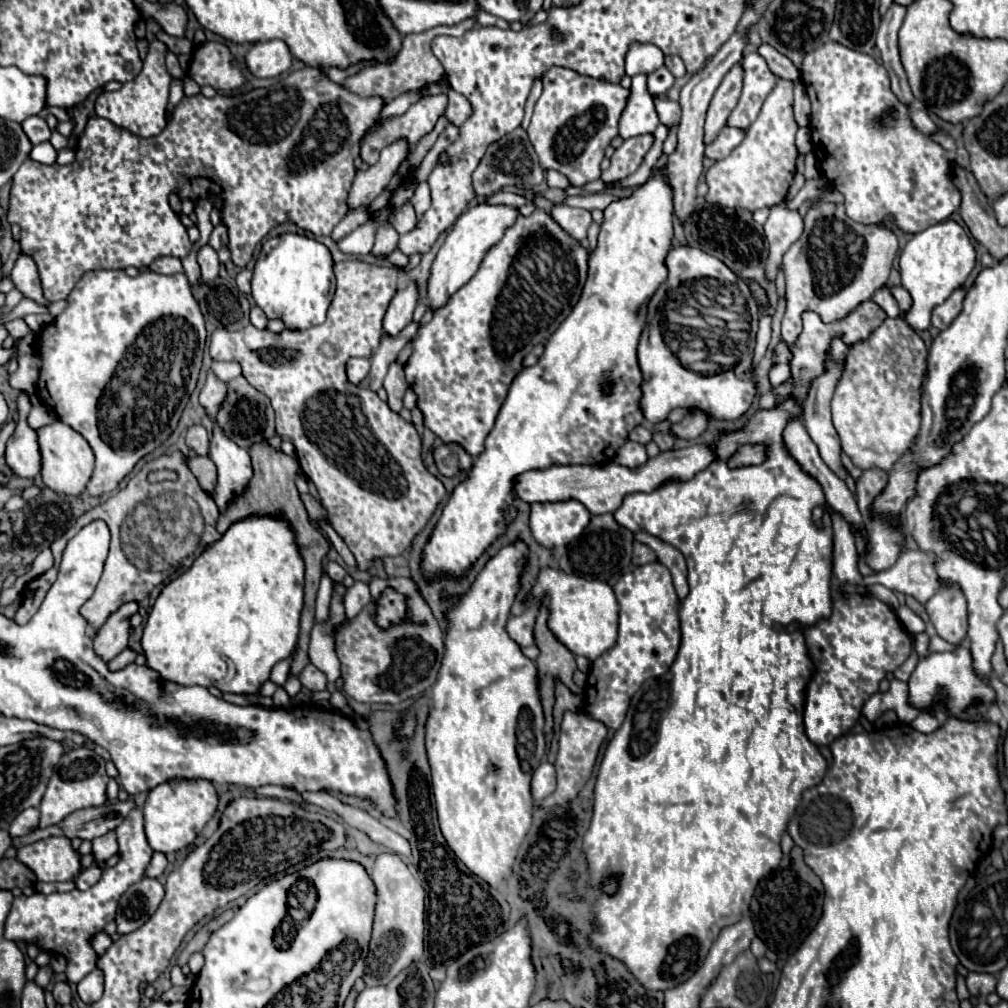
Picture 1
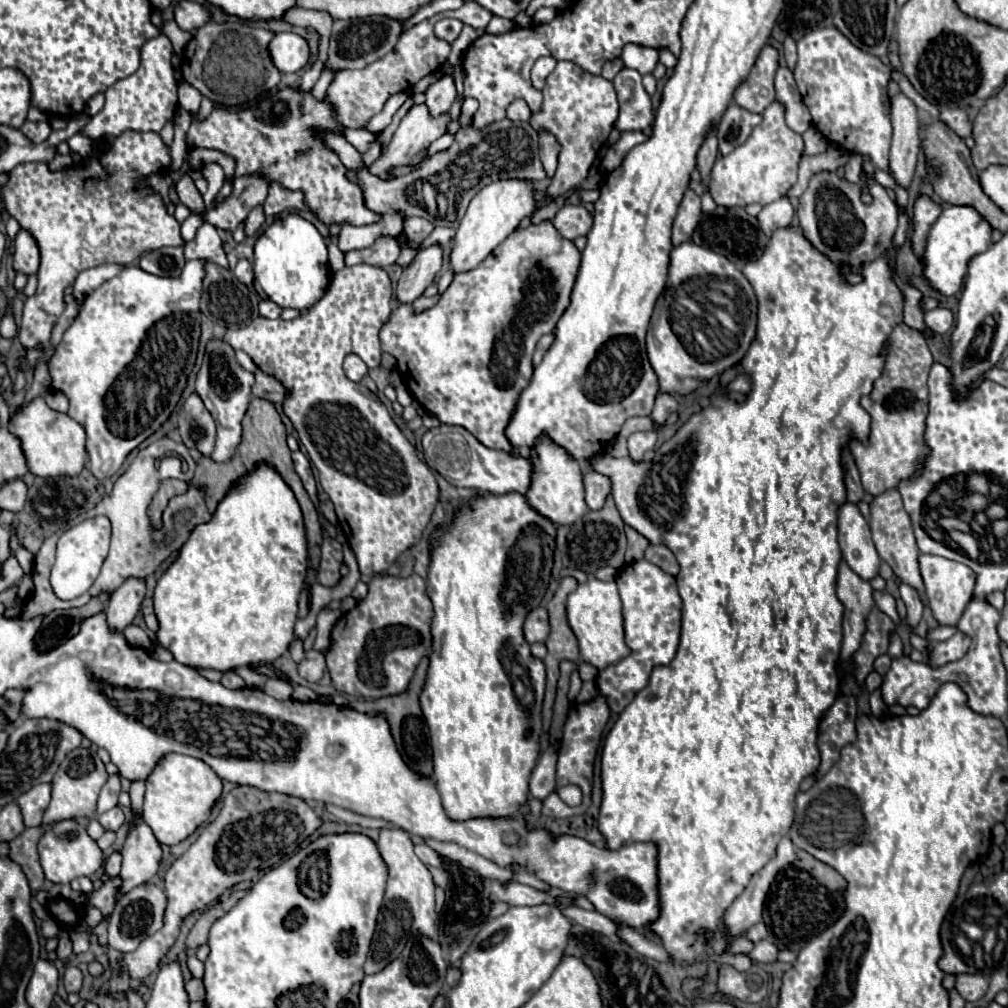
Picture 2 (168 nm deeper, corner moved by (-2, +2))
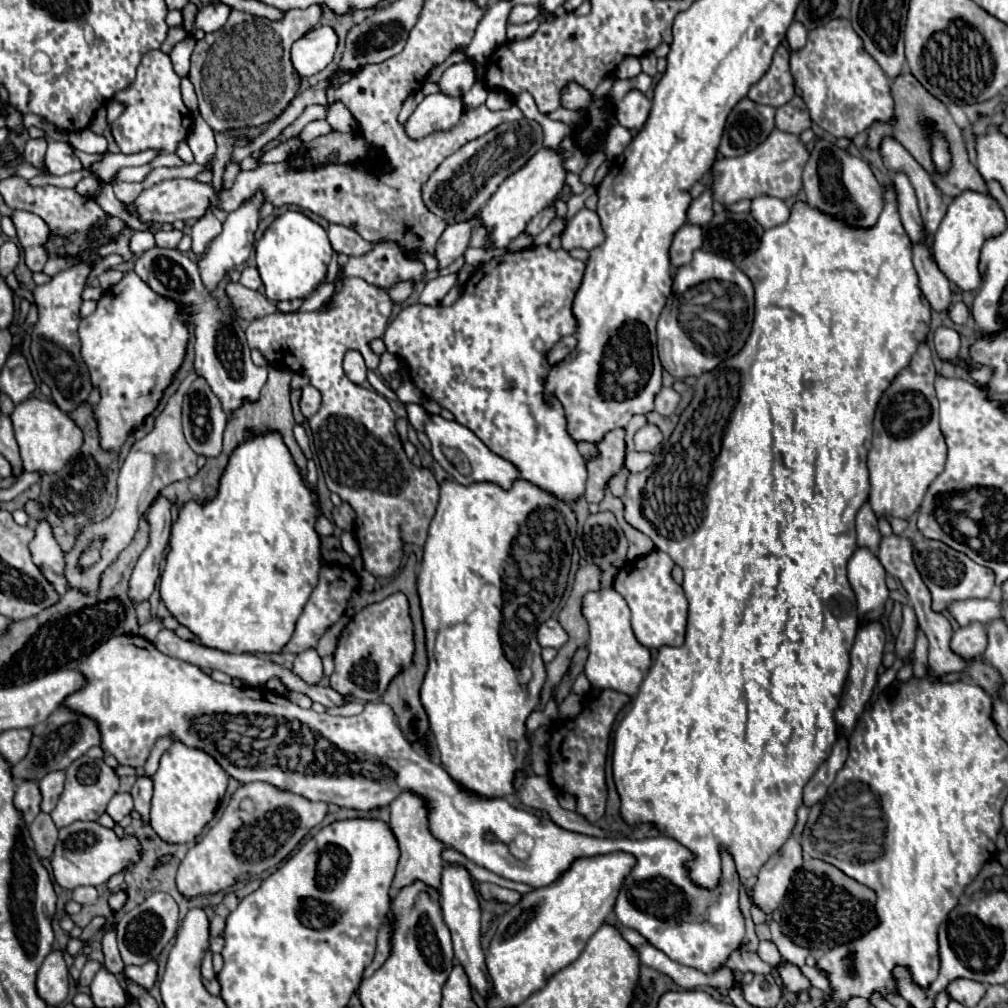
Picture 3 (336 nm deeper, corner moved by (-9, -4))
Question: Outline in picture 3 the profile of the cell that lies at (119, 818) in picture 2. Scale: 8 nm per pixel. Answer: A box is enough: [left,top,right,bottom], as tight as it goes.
[106,793,132,823]

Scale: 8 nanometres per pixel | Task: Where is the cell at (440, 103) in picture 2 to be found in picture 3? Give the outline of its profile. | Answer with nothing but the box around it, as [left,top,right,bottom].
[438,59,474,97]

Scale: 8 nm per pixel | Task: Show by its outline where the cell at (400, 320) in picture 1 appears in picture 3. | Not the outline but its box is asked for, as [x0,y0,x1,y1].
[434,217,480,271]

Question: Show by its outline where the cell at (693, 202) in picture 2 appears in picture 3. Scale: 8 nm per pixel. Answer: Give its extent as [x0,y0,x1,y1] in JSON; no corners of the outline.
[670,223,704,267]

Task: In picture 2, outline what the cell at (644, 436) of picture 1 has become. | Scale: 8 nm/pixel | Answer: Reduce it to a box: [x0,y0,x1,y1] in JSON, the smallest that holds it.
[619,417,653,437]

